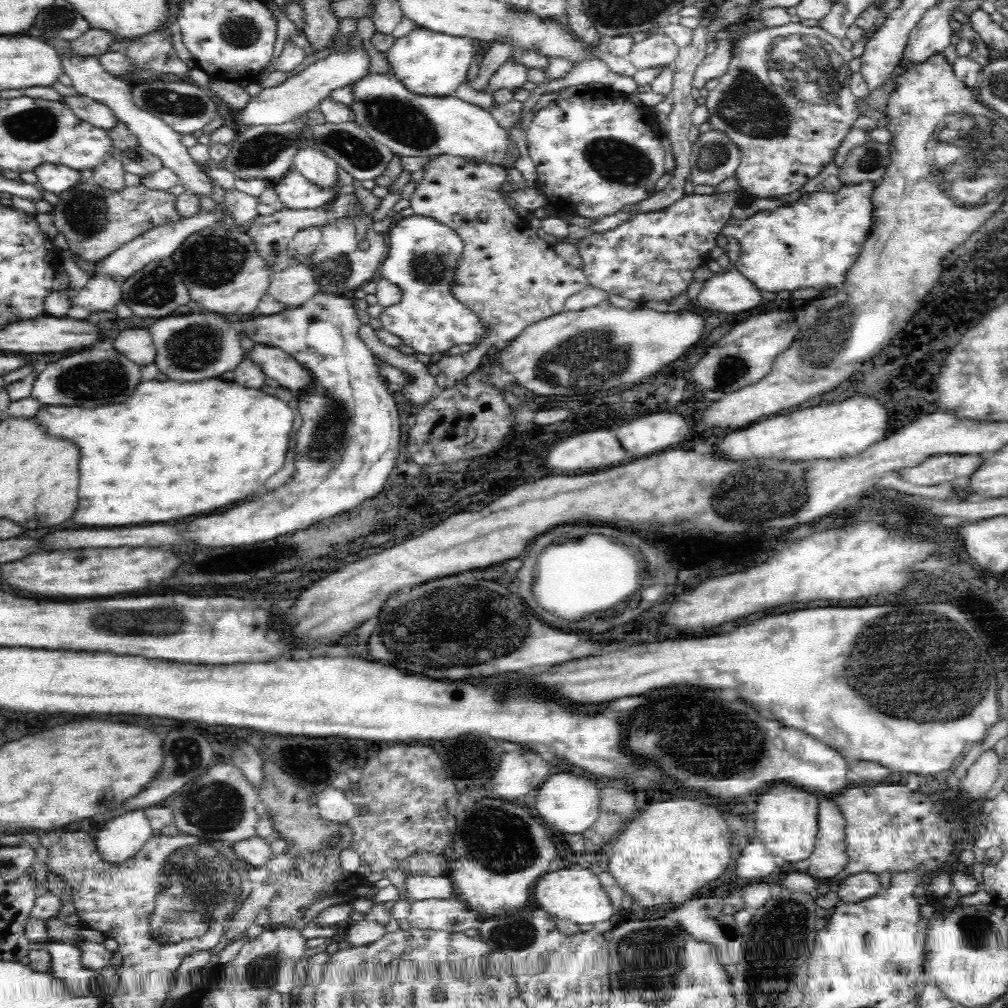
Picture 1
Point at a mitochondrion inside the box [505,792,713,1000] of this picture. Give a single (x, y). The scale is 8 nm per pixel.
(653, 954)

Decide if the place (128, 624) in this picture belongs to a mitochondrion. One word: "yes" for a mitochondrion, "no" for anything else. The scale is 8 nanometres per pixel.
yes

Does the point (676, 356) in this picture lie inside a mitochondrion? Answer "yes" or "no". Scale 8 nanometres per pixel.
no

